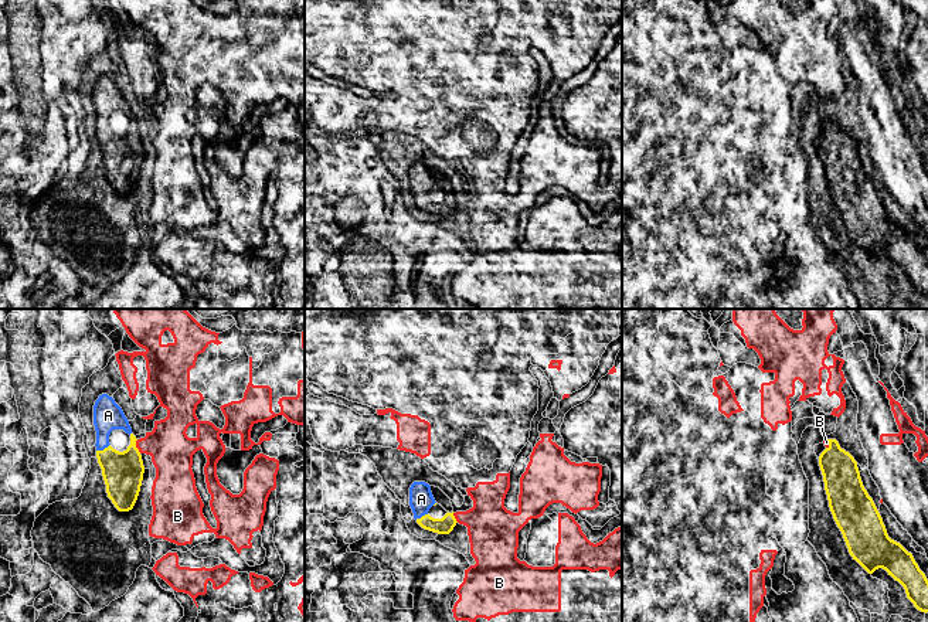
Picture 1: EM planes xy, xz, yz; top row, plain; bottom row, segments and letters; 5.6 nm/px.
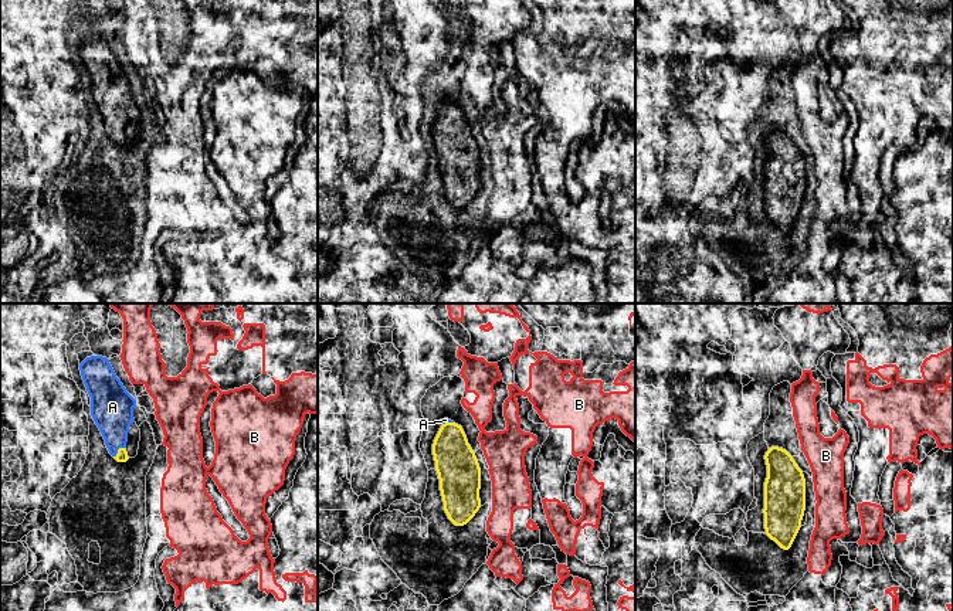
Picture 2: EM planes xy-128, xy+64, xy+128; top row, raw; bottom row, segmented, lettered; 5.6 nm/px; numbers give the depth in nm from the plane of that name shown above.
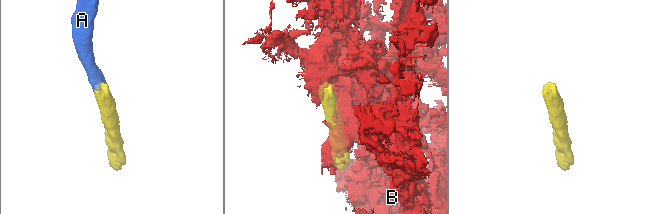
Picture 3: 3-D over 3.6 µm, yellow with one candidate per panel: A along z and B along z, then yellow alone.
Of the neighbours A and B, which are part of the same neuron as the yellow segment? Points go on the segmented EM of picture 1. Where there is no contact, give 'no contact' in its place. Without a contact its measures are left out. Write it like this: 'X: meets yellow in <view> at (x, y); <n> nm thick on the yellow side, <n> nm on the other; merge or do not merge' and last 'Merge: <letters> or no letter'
A: meets yellow in xy at (104, 449); 220 nm thick on the yellow side, 170 nm on the other; merge
B: meets yellow in xy at (135, 447); 220 nm thick on the yellow side, 240 nm on the other; do not merge
Merge: A

